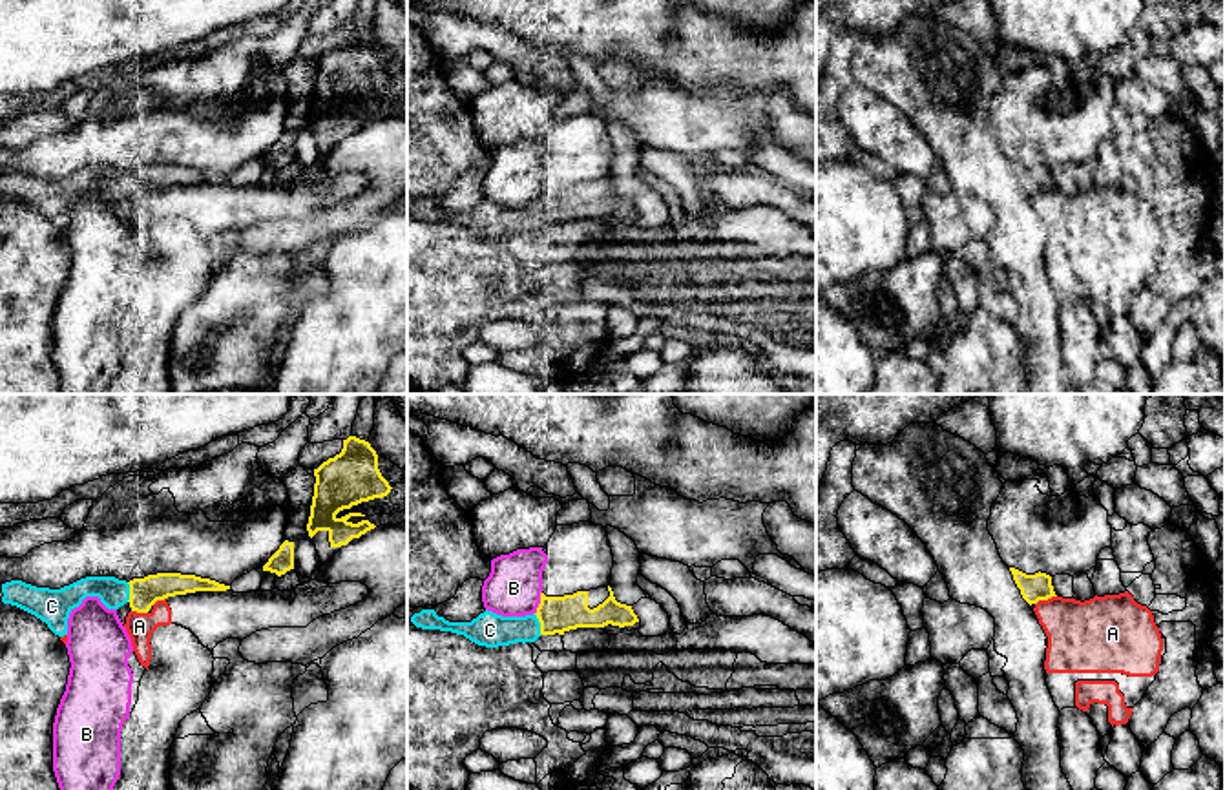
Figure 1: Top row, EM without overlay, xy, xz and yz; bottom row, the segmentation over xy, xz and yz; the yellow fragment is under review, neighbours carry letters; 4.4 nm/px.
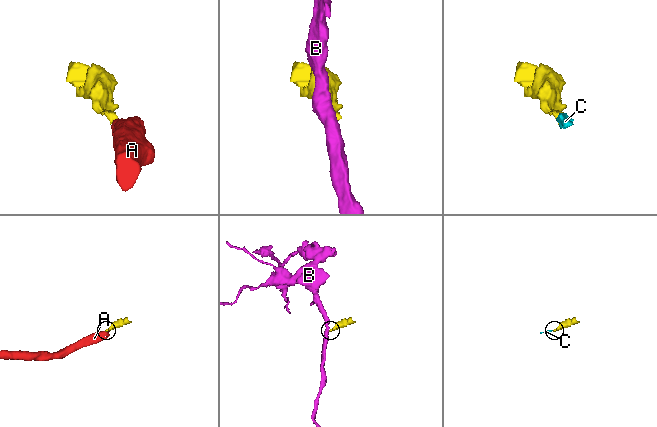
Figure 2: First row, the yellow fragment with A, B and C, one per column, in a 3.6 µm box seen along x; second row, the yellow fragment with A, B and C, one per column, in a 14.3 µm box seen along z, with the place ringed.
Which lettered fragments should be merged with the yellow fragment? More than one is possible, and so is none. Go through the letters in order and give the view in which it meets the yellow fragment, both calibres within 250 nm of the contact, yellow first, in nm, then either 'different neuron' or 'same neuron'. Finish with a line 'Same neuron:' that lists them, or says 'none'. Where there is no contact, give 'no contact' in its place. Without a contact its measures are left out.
A: contact in yz; calibres 120 and 320 nm; different neuron
B: contact in xz; calibres 160 and 240 nm; different neuron
C: contact in xz; calibres 160 and 150 nm; same neuron
Same neuron: C

